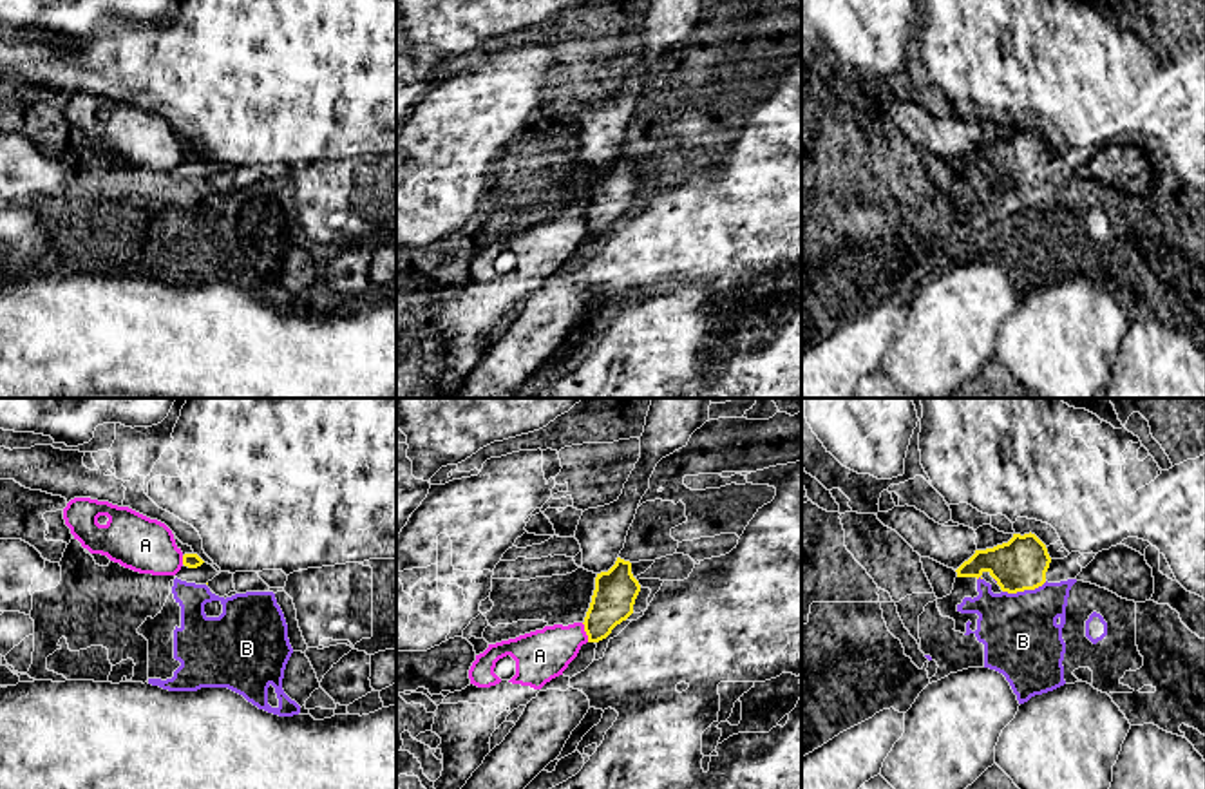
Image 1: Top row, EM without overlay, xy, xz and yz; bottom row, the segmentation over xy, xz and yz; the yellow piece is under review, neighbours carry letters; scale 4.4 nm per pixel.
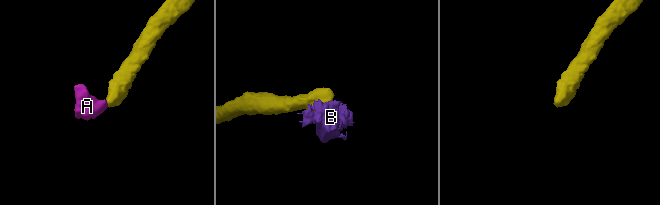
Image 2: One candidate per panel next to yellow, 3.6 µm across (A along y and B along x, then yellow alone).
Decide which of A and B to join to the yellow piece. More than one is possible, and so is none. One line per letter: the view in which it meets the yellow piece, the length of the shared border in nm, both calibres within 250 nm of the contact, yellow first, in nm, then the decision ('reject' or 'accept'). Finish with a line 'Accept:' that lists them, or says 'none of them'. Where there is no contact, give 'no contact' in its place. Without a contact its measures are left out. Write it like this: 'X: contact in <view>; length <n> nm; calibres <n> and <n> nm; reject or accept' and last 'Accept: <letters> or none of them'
A: contact in xz; length 90 nm; calibres 190 and 220 nm; reject
B: contact in yz; length 200 nm; calibres 240 and 340 nm; reject
Accept: none of them

